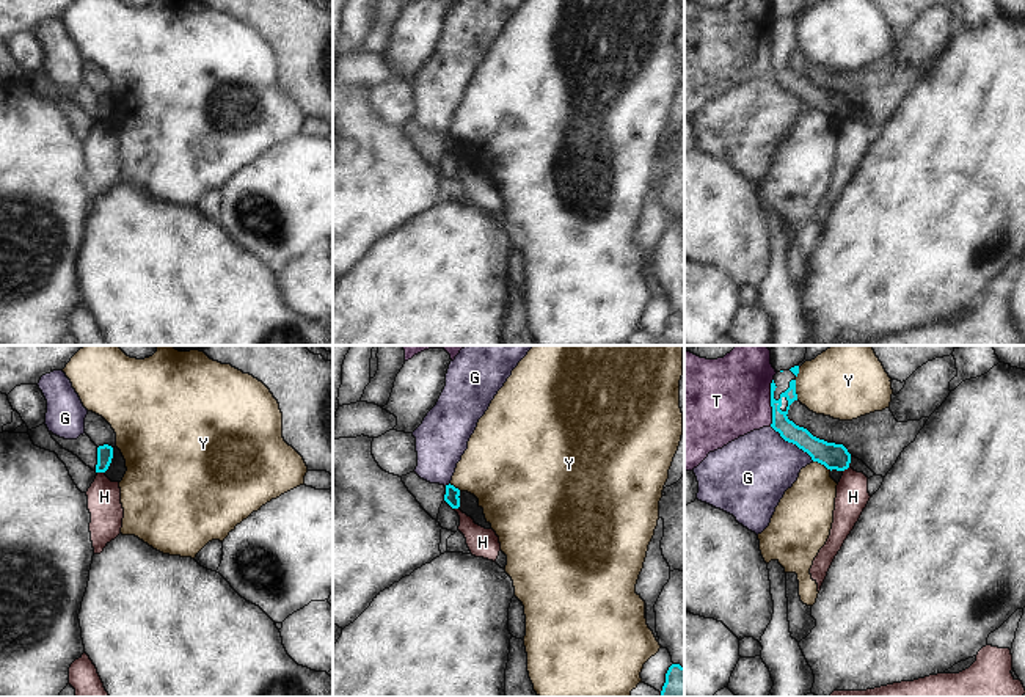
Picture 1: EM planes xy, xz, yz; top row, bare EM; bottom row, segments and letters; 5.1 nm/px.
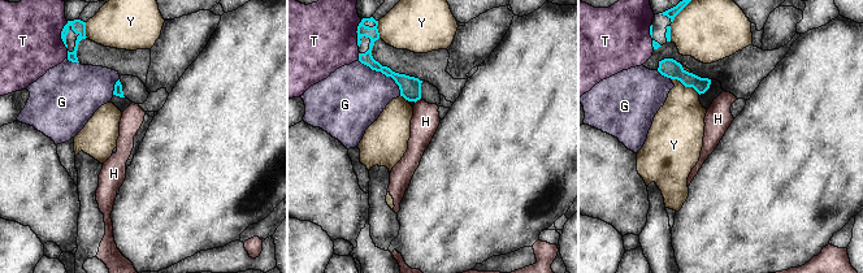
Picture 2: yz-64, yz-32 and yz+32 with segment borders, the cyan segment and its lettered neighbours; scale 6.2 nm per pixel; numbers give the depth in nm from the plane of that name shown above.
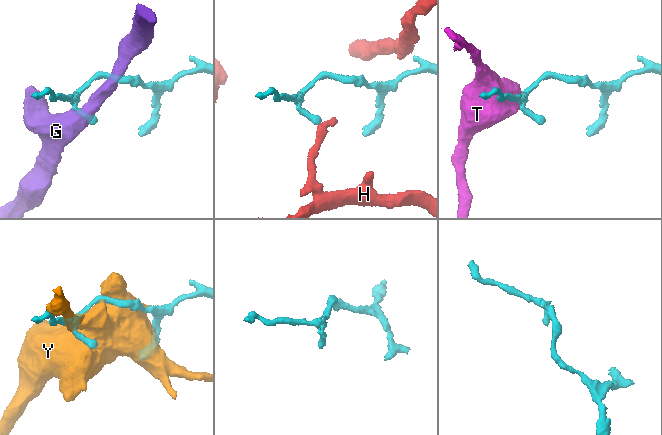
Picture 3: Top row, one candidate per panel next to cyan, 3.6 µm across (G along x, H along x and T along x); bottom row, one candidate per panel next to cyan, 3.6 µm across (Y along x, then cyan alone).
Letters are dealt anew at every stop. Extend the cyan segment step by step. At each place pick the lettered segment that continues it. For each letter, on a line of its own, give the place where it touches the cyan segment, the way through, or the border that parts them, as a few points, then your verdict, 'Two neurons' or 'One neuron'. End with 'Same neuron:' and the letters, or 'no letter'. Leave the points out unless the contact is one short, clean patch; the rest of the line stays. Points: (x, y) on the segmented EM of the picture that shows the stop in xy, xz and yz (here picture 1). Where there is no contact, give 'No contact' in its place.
G: Touches cyan at yz (793, 443). Boundary: yz (771, 426), (813, 460). Two neurons
H: Touches cyan at xy (101, 471). Boundary: xy (98, 471), (104, 473). Two neurons
T: Touches cyan at yz (771, 402). Boundary: yz (773, 379), (769, 426). Two neurons
Y: Touches cyan at yz (795, 390). Two neurons
Same neuron: no letter

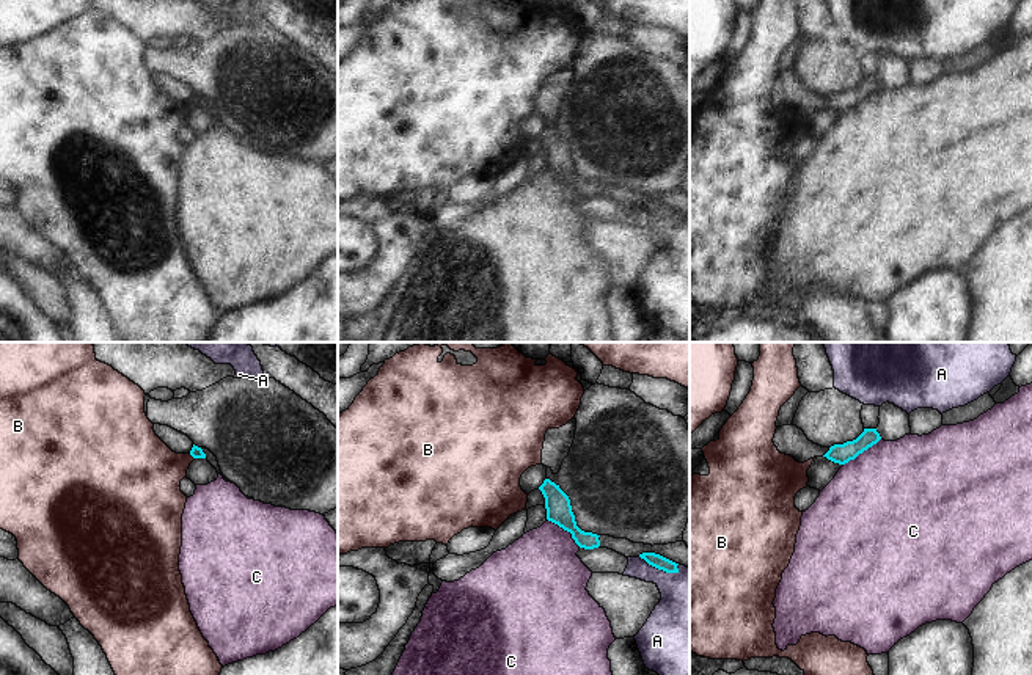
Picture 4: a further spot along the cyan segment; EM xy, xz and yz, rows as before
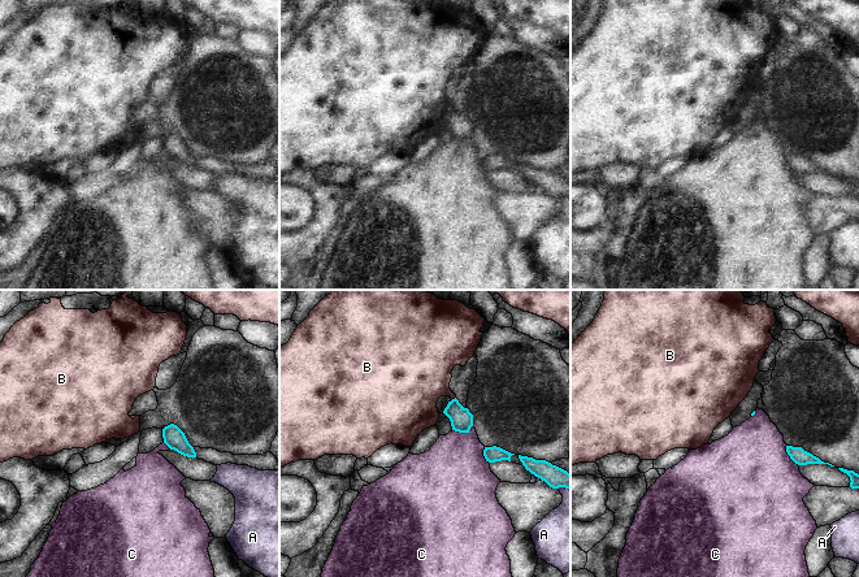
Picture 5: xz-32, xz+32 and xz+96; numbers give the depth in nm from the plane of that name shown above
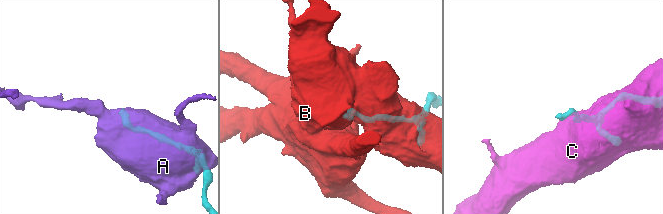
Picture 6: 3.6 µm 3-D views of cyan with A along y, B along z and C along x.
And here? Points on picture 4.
A: Touches cyan at xz (658, 569). Boundary: xz (638, 556), (666, 572), (679, 572). Two neurons
B: Touches cyan at xy (192, 456). Boundary: xy (189, 454), (193, 459). Two neurons
C: Touches cyan at xz (566, 529). Two neurons
Same neuron: no letter

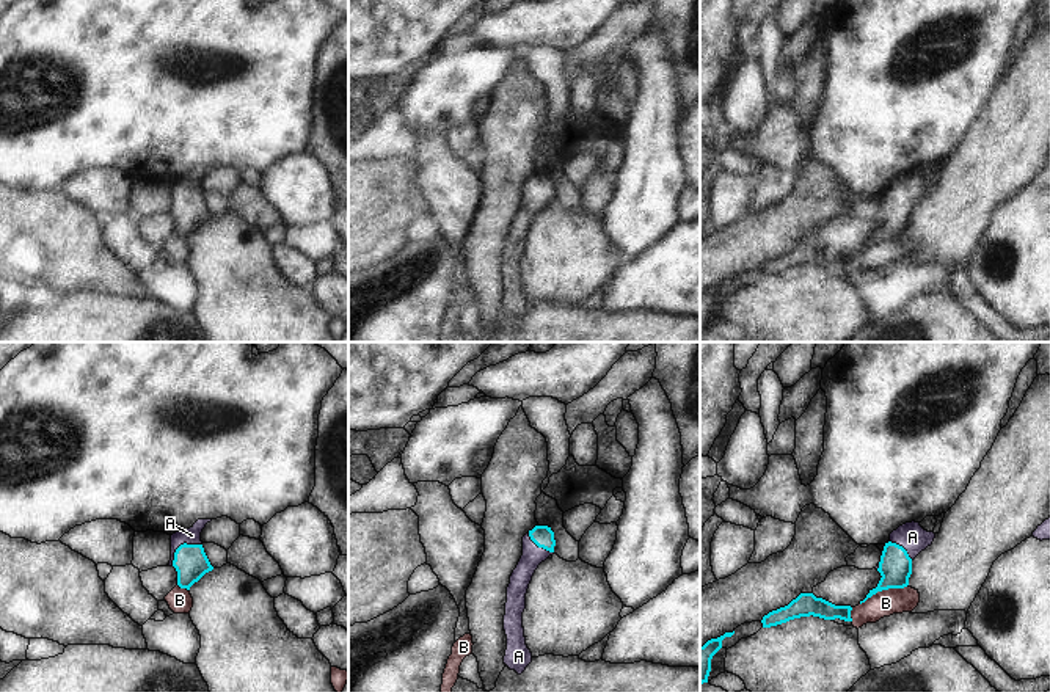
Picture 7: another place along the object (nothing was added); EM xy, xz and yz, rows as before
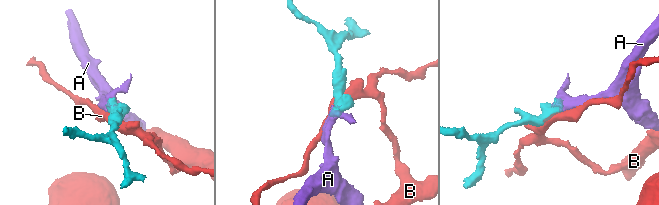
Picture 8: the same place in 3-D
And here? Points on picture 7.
A: Touches cyan at xy (181, 545). Path across: xy (190, 560), (181, 545), (192, 535). One neuron
B: Touches cyan at yz (882, 589). Boundary: yz (906, 586), (878, 590), (860, 604). Two neurons
Same neuron: A

